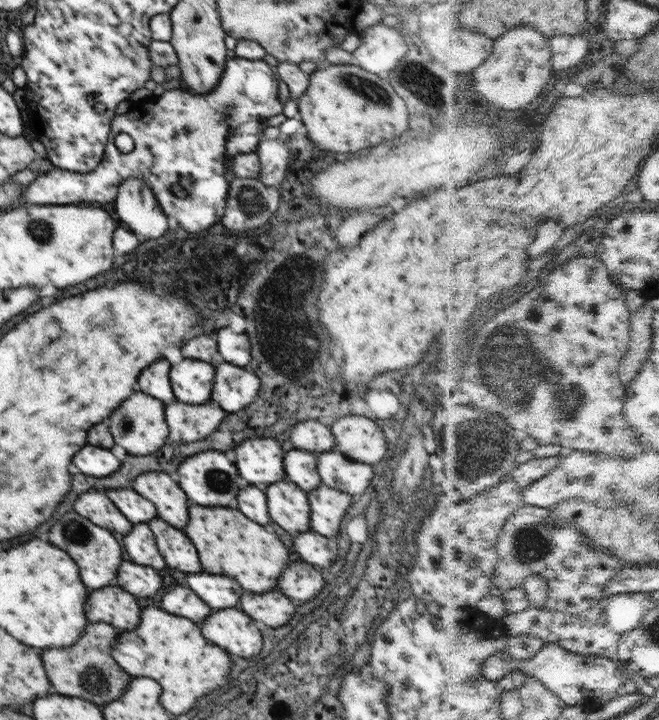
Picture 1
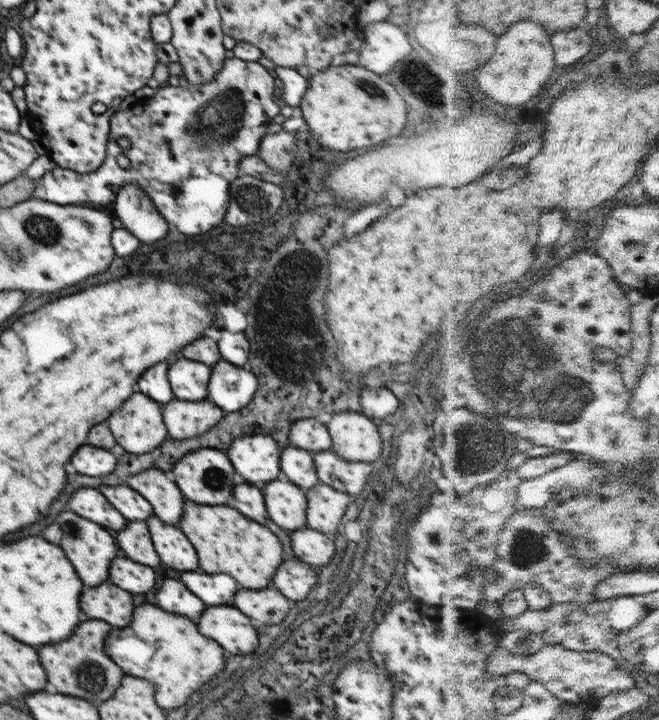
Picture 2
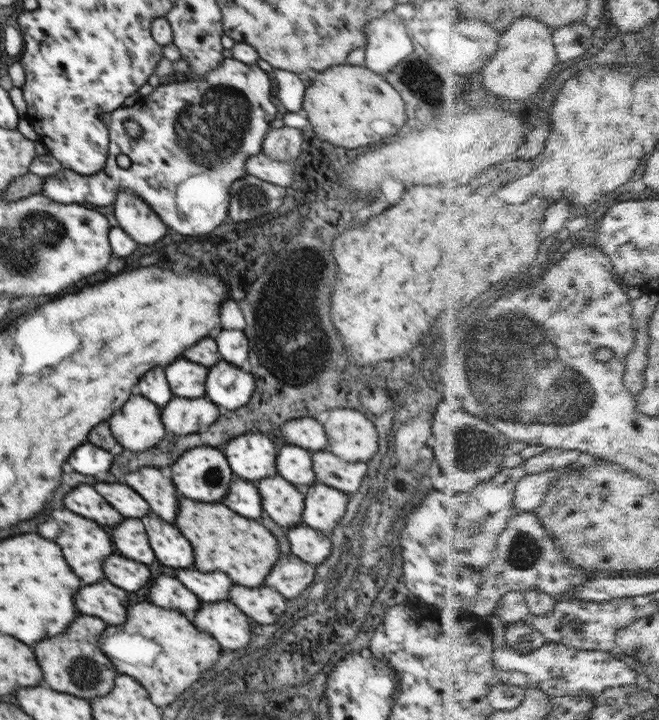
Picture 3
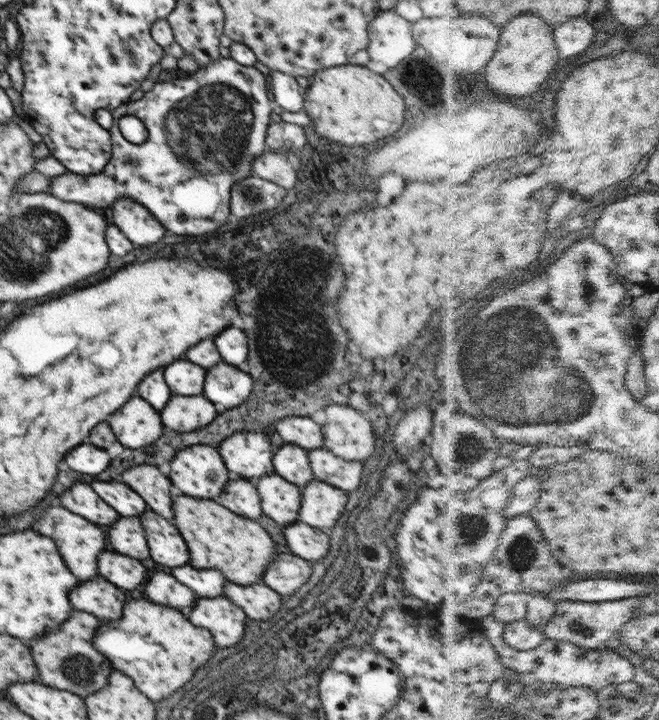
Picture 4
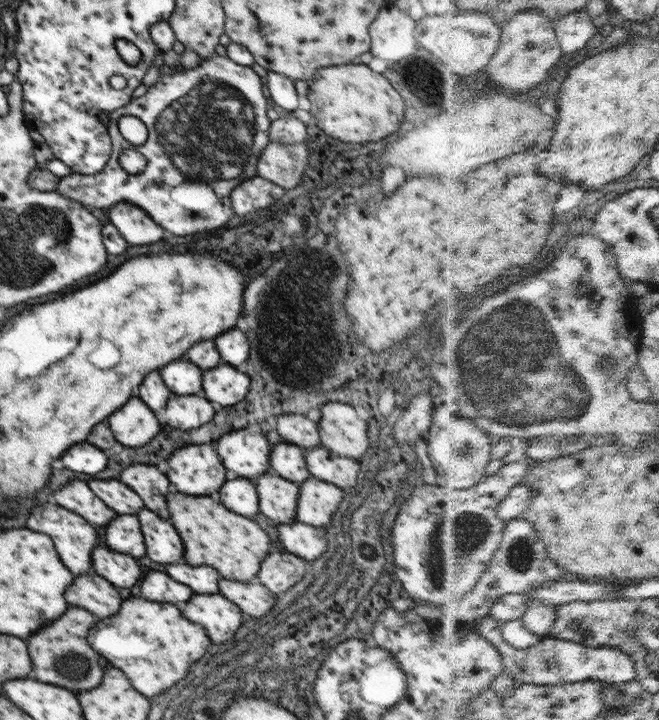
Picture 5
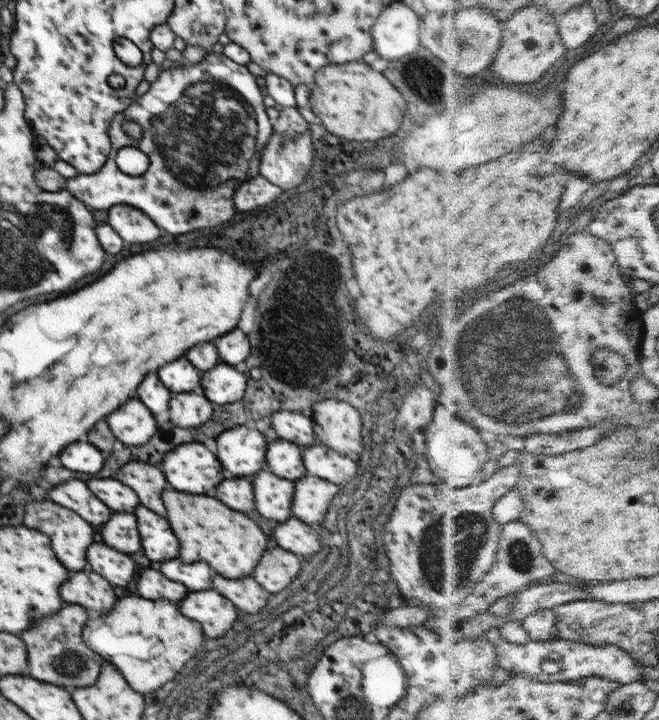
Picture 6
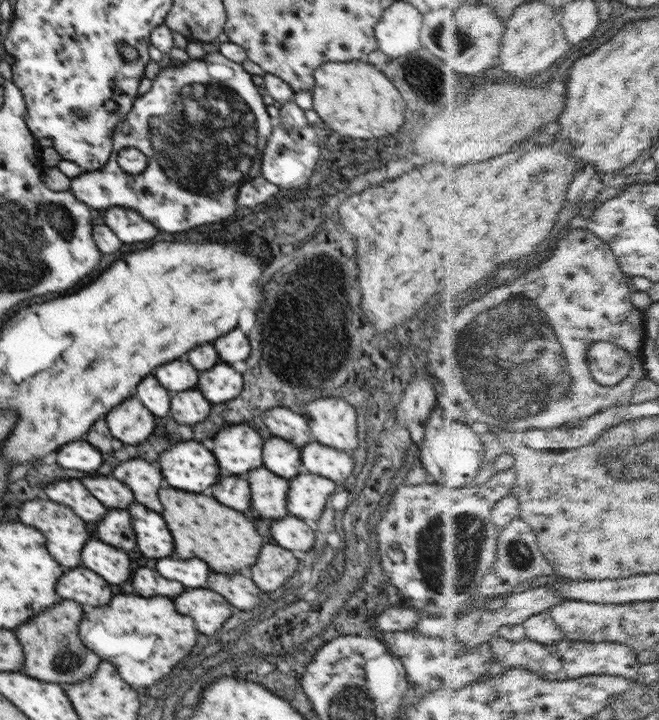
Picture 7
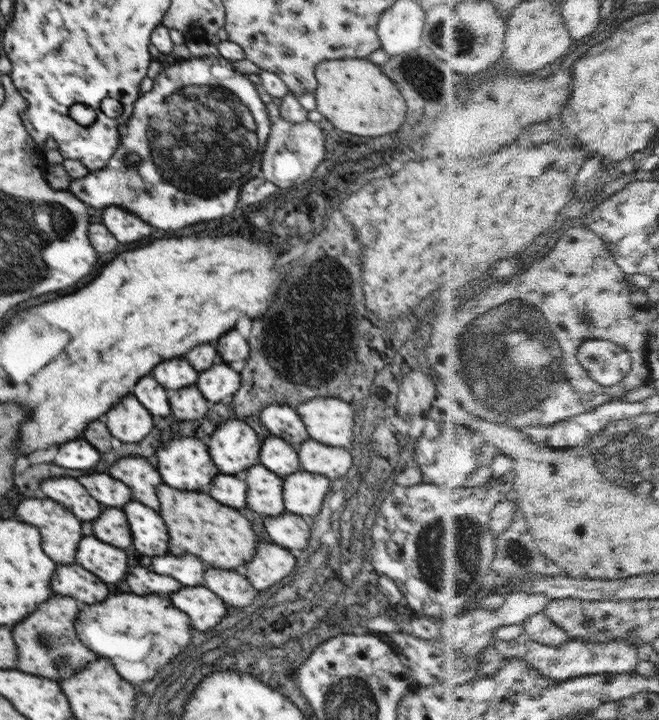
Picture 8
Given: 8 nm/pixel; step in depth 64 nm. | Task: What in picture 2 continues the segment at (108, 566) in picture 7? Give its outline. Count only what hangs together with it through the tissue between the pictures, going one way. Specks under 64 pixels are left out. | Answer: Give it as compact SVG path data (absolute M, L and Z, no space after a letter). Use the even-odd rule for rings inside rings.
M114 558L110 564L110 580L122 590L130 590L132 594L148 592L154 584L152 567L132 562L128 558Z

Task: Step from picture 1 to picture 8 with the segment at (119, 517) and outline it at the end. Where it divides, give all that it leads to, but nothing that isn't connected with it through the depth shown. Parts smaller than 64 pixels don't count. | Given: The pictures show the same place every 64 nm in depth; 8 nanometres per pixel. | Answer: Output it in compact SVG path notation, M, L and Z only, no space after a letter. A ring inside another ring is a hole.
M50 478L50 480L44 480L40 484L40 490L50 500L64 504L80 520L94 520L102 512L98 502L74 478Z

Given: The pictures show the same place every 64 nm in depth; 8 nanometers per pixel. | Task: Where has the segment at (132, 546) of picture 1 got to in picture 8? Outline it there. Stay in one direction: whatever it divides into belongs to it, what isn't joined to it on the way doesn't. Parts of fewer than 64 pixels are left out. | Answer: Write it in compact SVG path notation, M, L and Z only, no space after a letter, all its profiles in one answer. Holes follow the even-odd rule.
M106 508L94 522L92 522L94 536L102 542L108 542L116 548L128 548L132 544L132 536L128 530L128 522L122 510Z

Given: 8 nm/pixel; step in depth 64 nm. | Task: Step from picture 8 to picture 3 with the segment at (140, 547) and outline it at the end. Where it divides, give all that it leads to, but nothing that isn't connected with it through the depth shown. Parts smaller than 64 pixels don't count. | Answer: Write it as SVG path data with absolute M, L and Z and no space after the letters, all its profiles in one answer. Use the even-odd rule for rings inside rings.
M148 512L142 518L142 522L146 526L150 546L160 564L170 568L188 568L194 564L194 556L188 540L172 524L164 522L160 516L152 512Z

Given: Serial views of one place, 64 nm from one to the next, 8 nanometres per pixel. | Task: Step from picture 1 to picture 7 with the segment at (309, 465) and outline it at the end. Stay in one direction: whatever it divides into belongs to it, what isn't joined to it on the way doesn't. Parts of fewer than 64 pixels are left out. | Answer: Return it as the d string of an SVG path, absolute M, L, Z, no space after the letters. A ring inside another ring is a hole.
M280 437L266 440L262 449L264 467L285 479L294 478L304 472L300 459L300 448Z

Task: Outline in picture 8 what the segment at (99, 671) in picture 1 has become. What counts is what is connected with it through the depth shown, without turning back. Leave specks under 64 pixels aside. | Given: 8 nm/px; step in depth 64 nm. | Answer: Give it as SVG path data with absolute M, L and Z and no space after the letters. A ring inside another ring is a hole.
M52 596L46 602L38 604L38 608L28 614L20 624L14 626L12 638L16 642L18 665L16 669L53 681L61 681L84 669L88 662L94 661L97 654L92 652L78 638L74 621L78 617L78 602L74 598Z

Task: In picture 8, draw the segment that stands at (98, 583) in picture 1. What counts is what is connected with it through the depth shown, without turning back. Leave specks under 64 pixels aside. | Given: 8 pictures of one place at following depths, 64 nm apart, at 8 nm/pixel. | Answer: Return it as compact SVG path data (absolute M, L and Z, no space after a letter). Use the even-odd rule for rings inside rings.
M48 498L22 500L16 508L16 520L36 526L42 534L42 550L58 564L74 562L78 542L82 538L80 520L64 506Z

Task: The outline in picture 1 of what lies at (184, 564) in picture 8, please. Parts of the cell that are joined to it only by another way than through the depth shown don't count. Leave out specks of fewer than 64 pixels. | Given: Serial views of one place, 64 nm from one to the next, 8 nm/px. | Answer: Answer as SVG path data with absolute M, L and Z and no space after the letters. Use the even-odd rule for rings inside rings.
M188 574L186 584L214 610L236 606L242 594L242 588L236 580L228 576L216 576L216 574Z

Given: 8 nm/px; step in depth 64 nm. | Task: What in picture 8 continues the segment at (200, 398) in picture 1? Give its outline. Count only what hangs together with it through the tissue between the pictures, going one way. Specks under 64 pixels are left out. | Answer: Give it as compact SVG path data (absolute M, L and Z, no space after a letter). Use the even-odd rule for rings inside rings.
M172 358L172 360L158 364L152 370L152 376L156 378L160 386L170 388L170 390L190 386L198 380L198 372L186 360L180 360L180 358Z

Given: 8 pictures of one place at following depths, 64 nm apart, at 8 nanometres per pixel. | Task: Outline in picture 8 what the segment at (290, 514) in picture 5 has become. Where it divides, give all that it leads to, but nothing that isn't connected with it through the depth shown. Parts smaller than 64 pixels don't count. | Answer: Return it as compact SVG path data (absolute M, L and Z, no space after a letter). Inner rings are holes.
M264 465L250 466L246 470L248 486L248 506L266 516L278 516L284 513L282 498L283 477L267 470Z

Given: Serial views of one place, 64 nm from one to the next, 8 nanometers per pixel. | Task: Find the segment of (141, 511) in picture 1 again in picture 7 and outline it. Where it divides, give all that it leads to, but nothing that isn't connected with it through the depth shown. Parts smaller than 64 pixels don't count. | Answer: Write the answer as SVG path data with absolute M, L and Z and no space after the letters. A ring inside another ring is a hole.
M96 476L96 478L82 478L80 480L92 496L96 496L108 508L128 508L134 502L132 490L110 476Z

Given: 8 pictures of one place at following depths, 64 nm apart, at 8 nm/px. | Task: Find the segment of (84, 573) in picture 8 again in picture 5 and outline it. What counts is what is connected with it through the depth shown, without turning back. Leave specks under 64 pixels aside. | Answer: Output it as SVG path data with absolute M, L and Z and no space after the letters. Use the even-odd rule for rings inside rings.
M88 574L76 576L64 592L64 598L68 604L86 608L88 612L100 618L114 616L122 602L120 592L108 580L96 574L92 574L92 578Z

